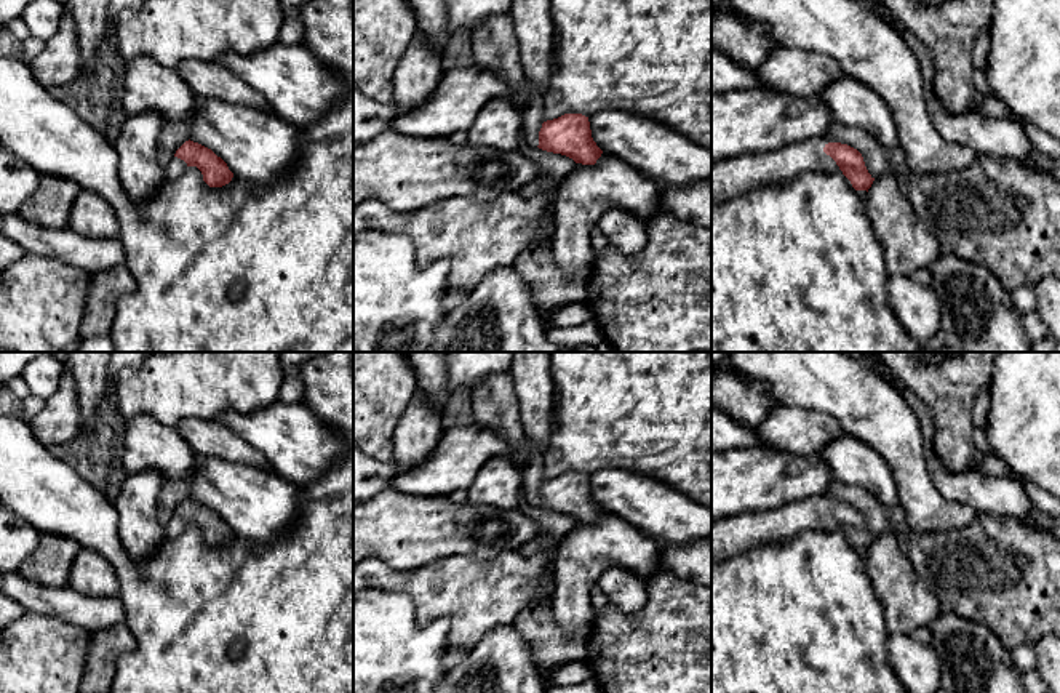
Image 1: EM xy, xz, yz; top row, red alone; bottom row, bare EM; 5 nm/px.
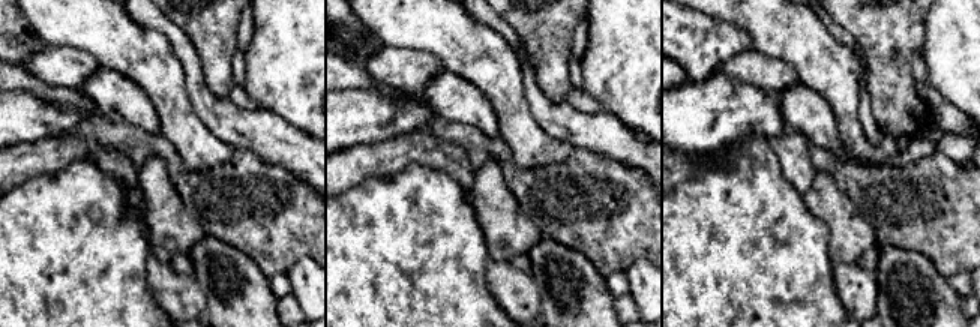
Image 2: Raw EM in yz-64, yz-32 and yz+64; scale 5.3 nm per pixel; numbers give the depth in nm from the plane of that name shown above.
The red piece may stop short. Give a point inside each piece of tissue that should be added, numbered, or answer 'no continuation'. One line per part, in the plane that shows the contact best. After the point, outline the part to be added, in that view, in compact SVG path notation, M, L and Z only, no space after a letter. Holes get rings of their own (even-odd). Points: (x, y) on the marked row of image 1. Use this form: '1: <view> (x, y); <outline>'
1: yz (731, 176); M807 139L771 152L711 163L711 202L726 202L756 184L788 181L801 171L838 171L843 174L836 162L823 152L822 141ZM846 176L844 179L852 187ZM867 190L855 192L862 198L867 197Z

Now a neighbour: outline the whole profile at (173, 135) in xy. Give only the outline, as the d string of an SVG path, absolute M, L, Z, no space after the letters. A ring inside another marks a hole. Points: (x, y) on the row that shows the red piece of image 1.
M187 122L163 123L157 141L157 160L165 168L174 157L176 150L190 139Z

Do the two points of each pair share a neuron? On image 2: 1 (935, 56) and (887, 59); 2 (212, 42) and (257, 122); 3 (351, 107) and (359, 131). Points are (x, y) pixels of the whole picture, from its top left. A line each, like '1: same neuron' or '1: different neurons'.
1: different neurons
2: different neurons
3: same neuron

